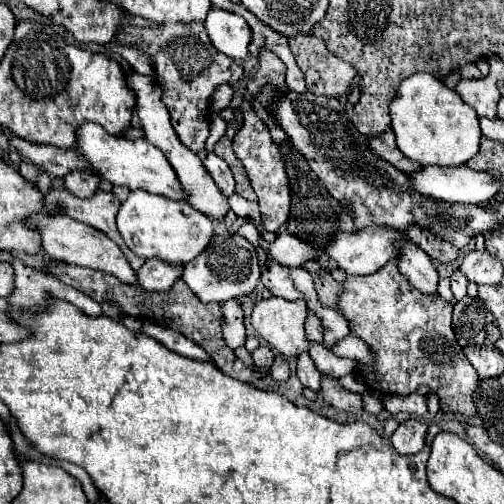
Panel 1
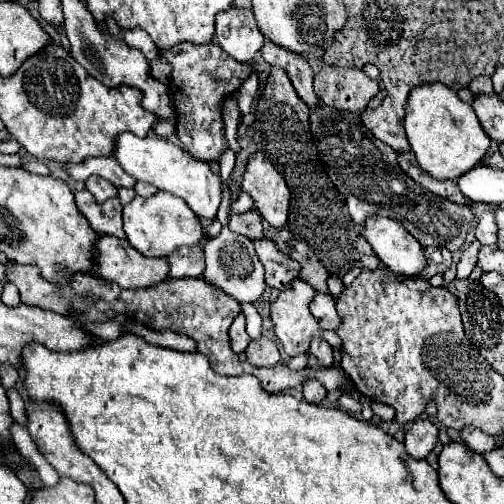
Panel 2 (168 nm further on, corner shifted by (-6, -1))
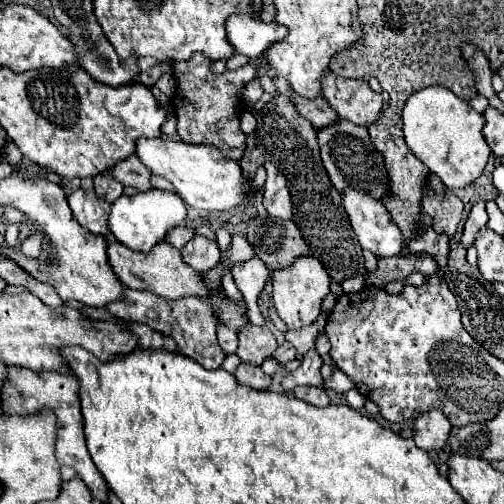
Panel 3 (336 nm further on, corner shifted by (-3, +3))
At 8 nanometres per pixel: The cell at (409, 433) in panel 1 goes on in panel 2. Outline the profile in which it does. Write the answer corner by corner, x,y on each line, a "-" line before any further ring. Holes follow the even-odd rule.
418,418
406,426
406,452
412,458
426,458
438,442
438,428
428,418

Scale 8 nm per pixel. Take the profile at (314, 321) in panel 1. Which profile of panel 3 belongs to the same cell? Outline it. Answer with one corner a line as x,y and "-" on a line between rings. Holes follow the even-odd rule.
309,350
303,360
301,366
295,372
289,372
281,378
281,386
285,390
285,394
293,394
293,388
297,386
323,386
323,378
321,378
321,368
323,360
315,350

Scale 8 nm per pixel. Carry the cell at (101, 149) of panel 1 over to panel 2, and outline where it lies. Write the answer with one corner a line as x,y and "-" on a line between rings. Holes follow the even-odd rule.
122,132
114,140
112,156
132,178
148,182
162,192
170,192
190,204
190,208
200,218
216,218
222,200
220,176
214,176
206,162
190,156
182,146
168,142
166,138
138,138
134,134

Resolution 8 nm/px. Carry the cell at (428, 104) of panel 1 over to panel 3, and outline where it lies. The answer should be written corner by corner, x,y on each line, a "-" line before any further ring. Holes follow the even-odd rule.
429,86
413,94
403,110
403,132
405,132
405,142
411,148
411,152
429,168
431,174
435,174
449,190
459,190
469,184
473,184
481,174
489,158
489,144
485,144
483,138
483,126
485,126
485,116
475,112
465,100
457,98
449,88
445,86

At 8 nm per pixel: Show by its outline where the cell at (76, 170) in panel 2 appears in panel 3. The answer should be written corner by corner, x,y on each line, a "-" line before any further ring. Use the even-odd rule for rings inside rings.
129,156
127,160
115,164
115,168
111,170
111,176
115,180
119,180
123,186
131,186
137,192
147,192
153,190
151,186
151,170
137,158
137,156

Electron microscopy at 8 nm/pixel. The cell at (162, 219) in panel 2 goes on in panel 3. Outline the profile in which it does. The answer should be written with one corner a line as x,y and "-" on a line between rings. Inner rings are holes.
149,190
149,192
139,192
135,196
119,196
111,204
109,212
109,232
115,236
117,242
131,250
139,252
149,252
157,242
165,238
165,232
179,226
187,218
187,210
183,200
165,190

